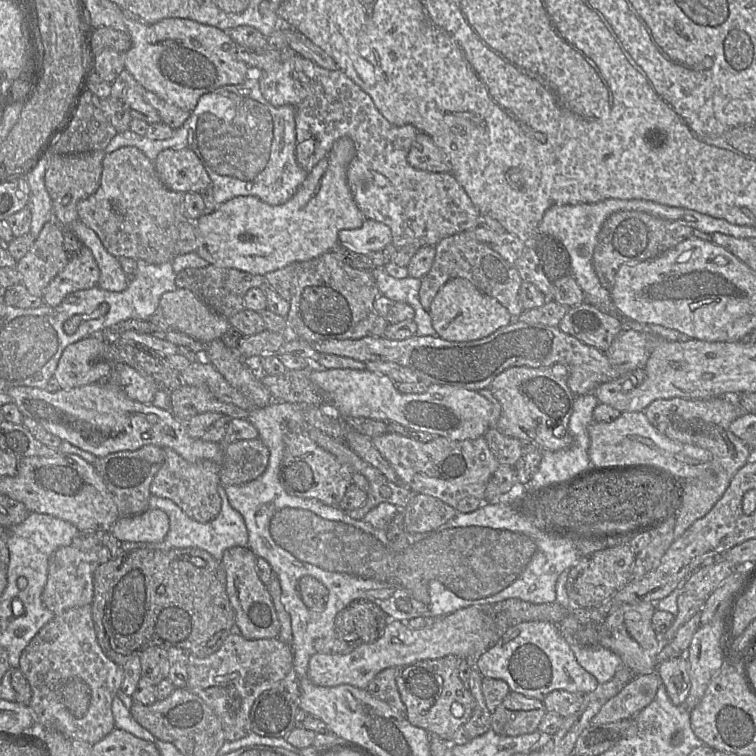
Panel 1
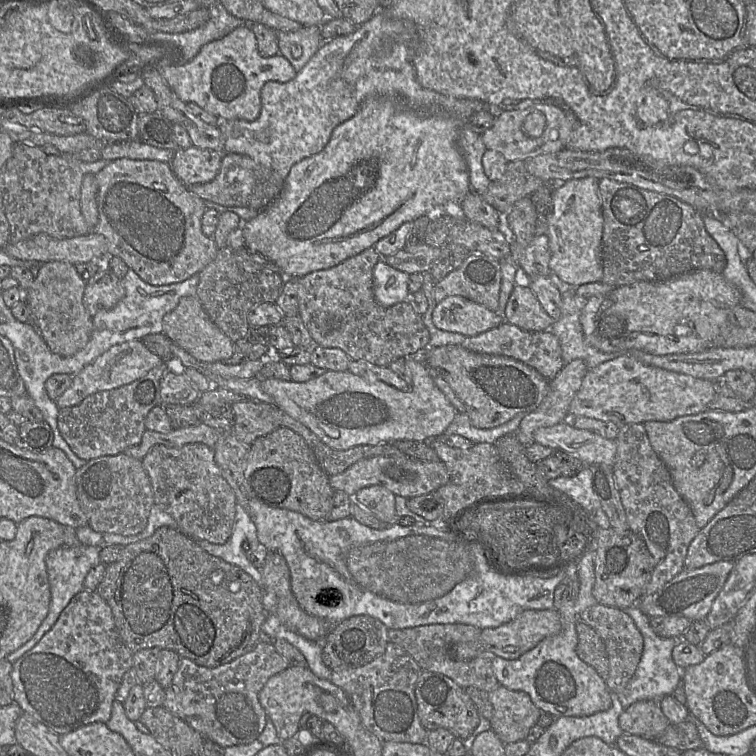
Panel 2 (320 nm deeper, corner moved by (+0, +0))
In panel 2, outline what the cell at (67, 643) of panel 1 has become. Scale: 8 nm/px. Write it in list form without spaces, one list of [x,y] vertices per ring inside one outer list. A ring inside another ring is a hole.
[[[83,589],[61,612],[53,627],[15,663],[11,674],[14,702],[58,735],[94,722],[107,723],[124,674],[133,667],[133,652],[122,642],[107,602],[95,591]]]

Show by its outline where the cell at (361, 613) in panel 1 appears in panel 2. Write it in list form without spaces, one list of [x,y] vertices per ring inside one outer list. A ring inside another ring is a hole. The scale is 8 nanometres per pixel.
[[[356,615],[333,625],[322,641],[322,659],[331,670],[357,668],[381,655],[389,642],[388,628],[378,619]]]

